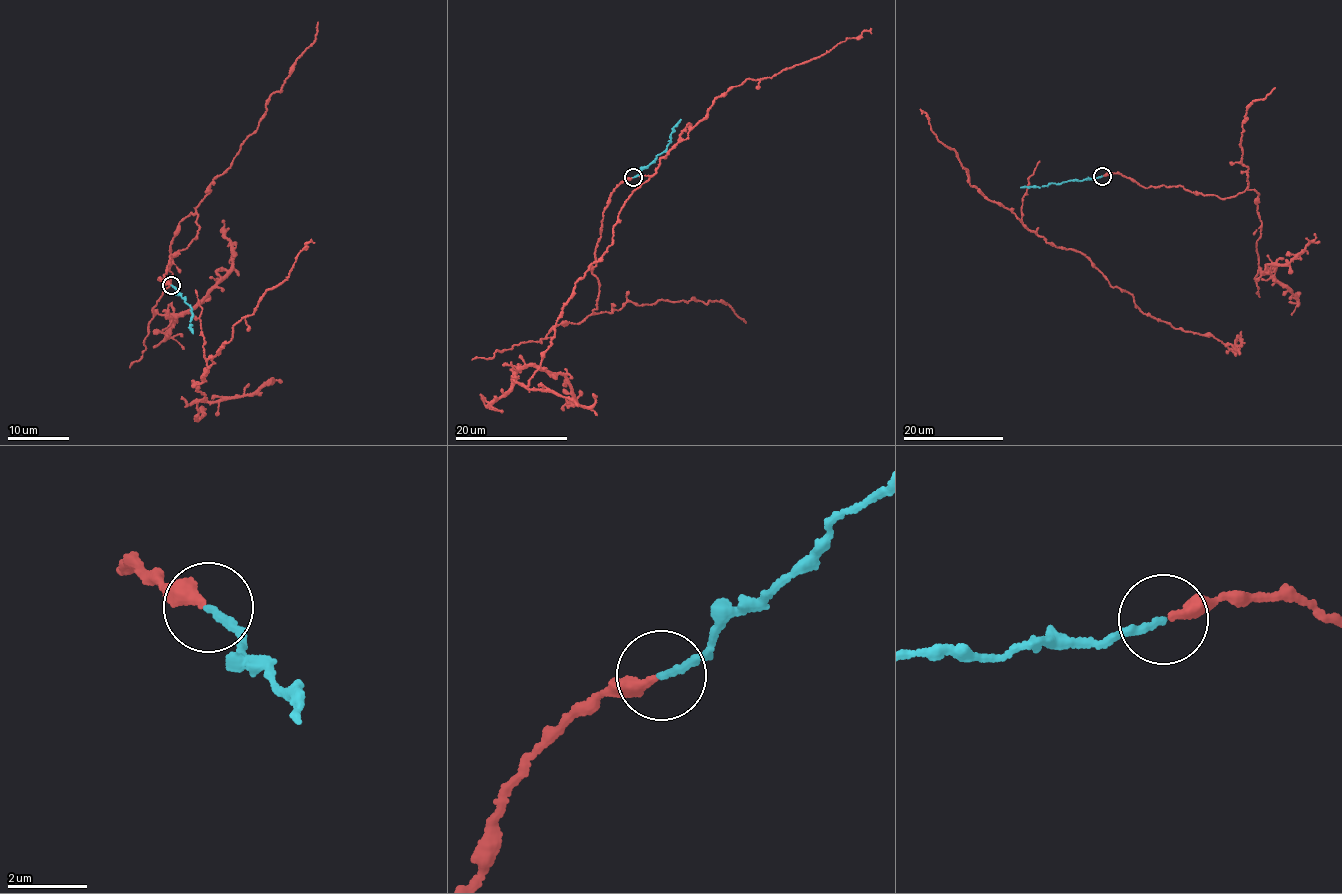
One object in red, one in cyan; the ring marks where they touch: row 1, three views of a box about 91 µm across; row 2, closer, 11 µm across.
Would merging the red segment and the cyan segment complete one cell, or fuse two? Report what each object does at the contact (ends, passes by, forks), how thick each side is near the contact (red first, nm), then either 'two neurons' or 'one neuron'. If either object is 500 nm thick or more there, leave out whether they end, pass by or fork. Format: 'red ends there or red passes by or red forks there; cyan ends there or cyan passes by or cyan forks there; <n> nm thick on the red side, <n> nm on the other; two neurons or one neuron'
red ends there; cyan ends there; 320 nm thick on the red side, 170 nm on the other; one neuron

